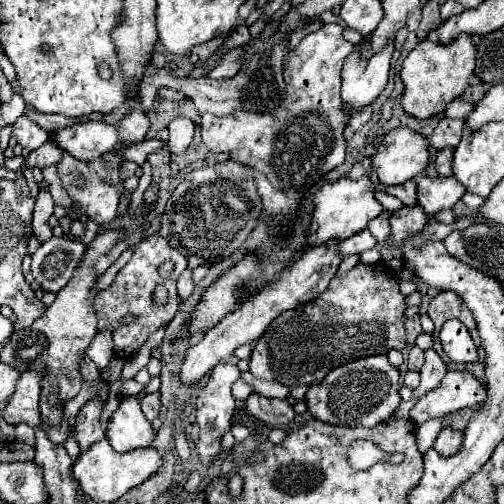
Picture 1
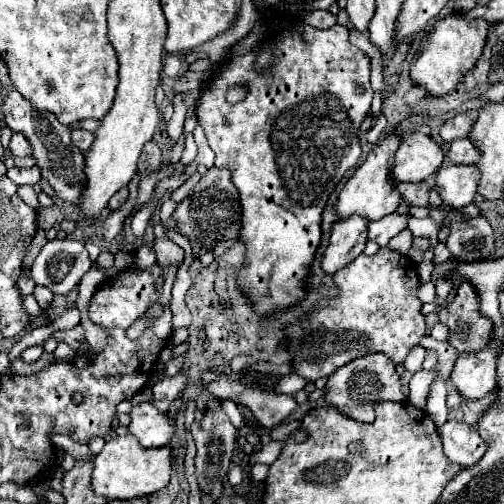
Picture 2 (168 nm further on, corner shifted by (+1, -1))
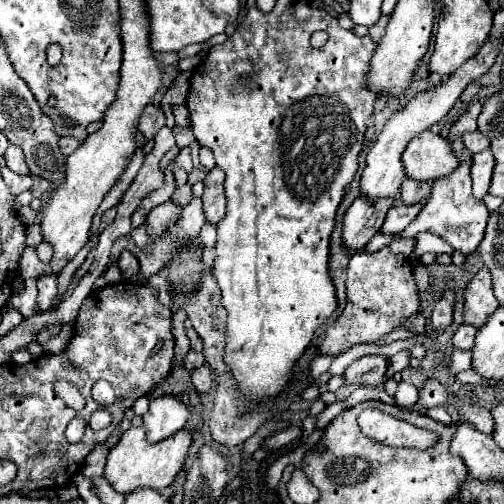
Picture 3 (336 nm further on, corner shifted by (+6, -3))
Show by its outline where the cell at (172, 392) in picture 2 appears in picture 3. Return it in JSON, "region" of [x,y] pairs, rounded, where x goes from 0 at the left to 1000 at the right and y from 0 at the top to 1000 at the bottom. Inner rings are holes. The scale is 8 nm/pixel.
{"region":[[[373,698],[373,706],[365,710],[365,734],[369,738],[381,738],[385,730],[397,730],[405,722],[405,706],[397,698]]]}

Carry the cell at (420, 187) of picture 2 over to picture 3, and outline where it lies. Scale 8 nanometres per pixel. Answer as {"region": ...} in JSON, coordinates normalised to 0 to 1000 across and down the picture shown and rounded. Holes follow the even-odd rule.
{"region":[[[806,353],[794,381],[798,381],[798,401],[817,409],[817,405],[833,405],[841,401],[849,389],[853,389],[853,373],[857,365],[853,361],[825,361],[825,357],[813,357]]]}

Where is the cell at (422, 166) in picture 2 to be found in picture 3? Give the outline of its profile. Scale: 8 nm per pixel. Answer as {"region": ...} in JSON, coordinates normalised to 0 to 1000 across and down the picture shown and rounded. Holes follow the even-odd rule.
{"region":[[[853,258],[813,278],[798,306],[798,325],[802,345],[829,361],[881,353],[909,333],[909,317],[893,294],[893,282]]]}

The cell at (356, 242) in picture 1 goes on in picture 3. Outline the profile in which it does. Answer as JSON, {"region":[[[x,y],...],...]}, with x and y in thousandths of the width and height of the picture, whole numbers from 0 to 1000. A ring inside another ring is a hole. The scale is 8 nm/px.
{"region":[[[802,405],[778,409],[766,425],[758,452],[754,452],[754,464],[766,464],[766,468],[794,464],[829,429],[833,417],[837,417],[837,405],[829,405],[829,409],[802,409]]]}

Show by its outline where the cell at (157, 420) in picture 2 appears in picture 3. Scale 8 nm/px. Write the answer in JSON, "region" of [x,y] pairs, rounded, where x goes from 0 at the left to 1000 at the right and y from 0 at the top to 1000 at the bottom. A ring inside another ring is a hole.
{"region":[[[317,786],[298,794],[298,813],[282,825],[282,845],[290,853],[294,877],[306,881],[365,849],[373,829],[373,806],[365,806],[349,786]]]}

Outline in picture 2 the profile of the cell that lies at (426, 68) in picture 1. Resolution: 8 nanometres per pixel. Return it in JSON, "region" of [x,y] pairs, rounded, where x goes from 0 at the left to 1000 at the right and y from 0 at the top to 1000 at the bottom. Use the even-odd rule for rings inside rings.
{"region":[[[891,28],[879,40],[867,40],[863,60],[851,71],[851,91],[827,111],[815,131],[815,155],[827,167],[843,171],[847,183],[859,190],[879,190],[895,183],[958,107],[966,60],[970,44],[962,44],[958,36],[923,40],[919,28]]]}

